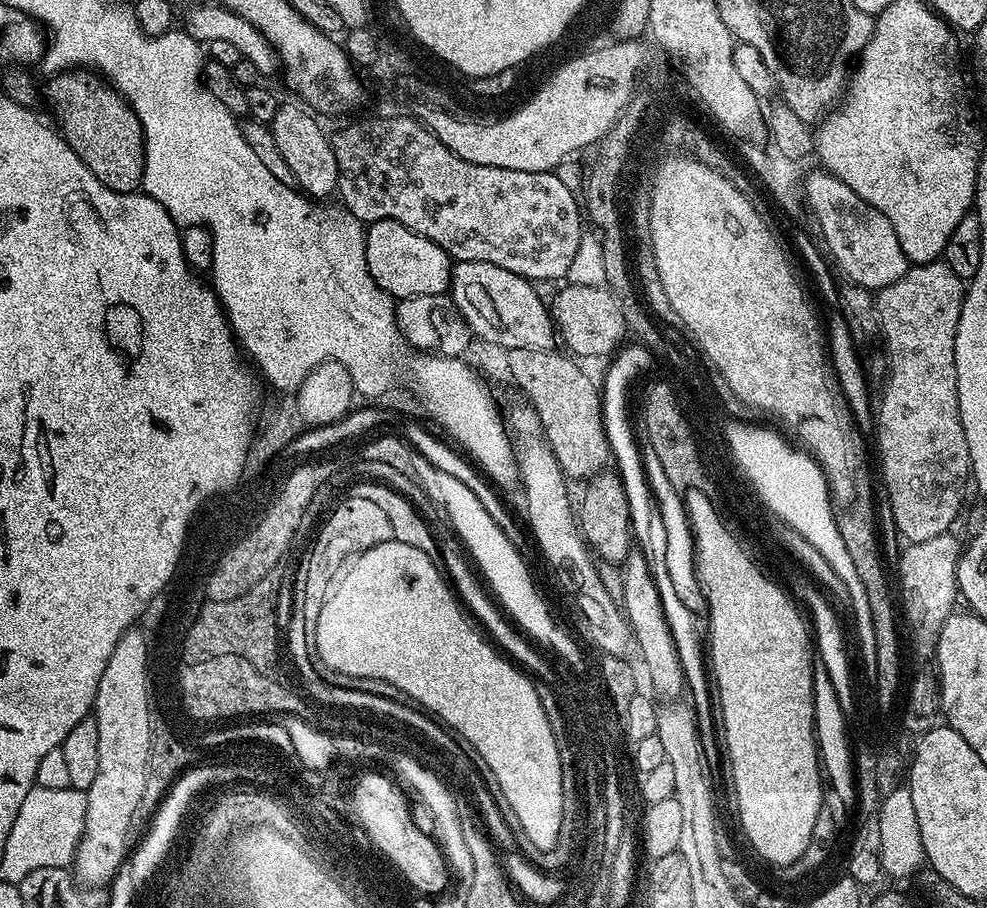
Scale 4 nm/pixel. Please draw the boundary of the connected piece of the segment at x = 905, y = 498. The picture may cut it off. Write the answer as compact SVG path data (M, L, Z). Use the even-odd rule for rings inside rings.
M943 259L934 260L930 264L914 264L909 267L898 282L890 286L879 289L875 293L876 319L878 329L884 335L884 352L888 355L888 381L884 384L884 393L880 396L880 408L878 404L878 419L874 424L874 435L880 443L880 468L884 471L884 488L888 491L888 504L892 507L892 520L896 523L896 528L905 537L907 543L926 542L926 538L938 538L938 534L949 531L956 520L956 515L960 512L960 507L964 504L964 483L969 483L970 454L966 446L966 434L962 430L962 418L960 417L960 407L958 406L958 378L956 377L956 363L954 362L954 338L958 330L958 318L962 314L962 302L966 291L965 281L950 270L950 266L944 263Z

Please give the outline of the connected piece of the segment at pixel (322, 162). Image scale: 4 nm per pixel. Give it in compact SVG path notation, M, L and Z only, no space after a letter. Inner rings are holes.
M281 103L280 109L274 114L270 125L274 142L278 142L278 150L282 158L286 158L286 166L293 171L297 185L309 197L324 198L320 196L328 196L331 192L333 195L337 191L338 162L334 162L329 133L324 133L323 126L316 121L319 119L307 107L296 104Z

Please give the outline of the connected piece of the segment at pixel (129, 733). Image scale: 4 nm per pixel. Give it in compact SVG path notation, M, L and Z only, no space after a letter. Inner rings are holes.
M130 630L120 639L118 646L114 648L114 654L110 654L110 662L106 662L106 670L102 670L102 678L98 682L96 691L94 719L98 726L98 774L86 793L88 805L85 812L84 832L81 834L74 859L74 876L81 885L111 885L120 864L129 855L128 831L134 827L134 810L142 798L142 786L146 786L148 759L153 741L150 732L147 642L145 633L136 631Z

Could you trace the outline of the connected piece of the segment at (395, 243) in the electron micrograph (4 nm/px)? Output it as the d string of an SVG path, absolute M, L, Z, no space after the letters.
M375 220L367 225L364 253L374 282L397 301L422 294L443 296L452 287L452 257L442 250L442 246L430 242L430 238L422 238L422 234L402 226L402 222Z

